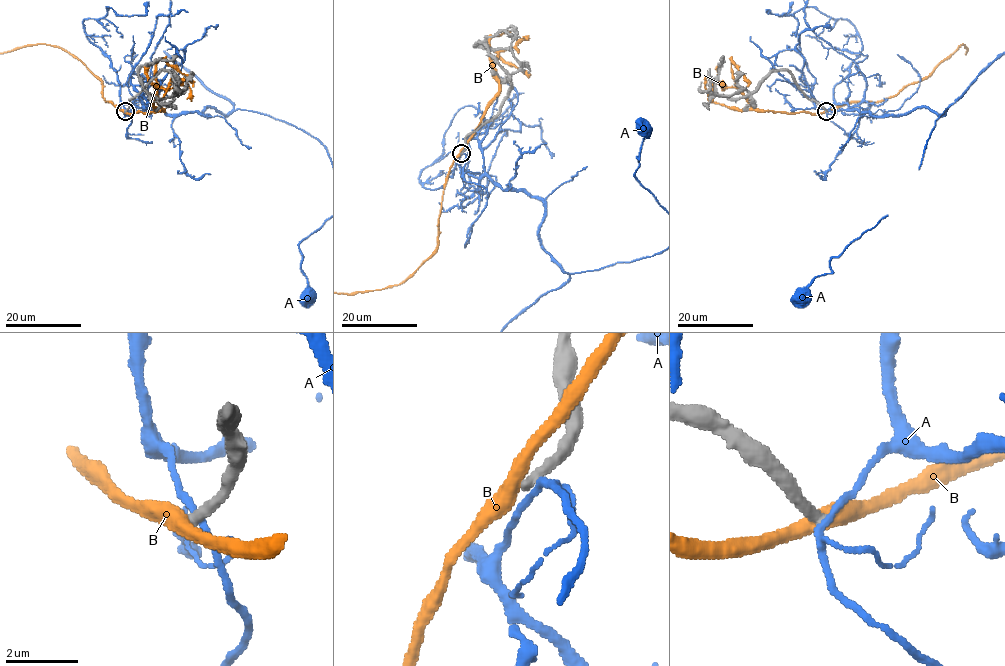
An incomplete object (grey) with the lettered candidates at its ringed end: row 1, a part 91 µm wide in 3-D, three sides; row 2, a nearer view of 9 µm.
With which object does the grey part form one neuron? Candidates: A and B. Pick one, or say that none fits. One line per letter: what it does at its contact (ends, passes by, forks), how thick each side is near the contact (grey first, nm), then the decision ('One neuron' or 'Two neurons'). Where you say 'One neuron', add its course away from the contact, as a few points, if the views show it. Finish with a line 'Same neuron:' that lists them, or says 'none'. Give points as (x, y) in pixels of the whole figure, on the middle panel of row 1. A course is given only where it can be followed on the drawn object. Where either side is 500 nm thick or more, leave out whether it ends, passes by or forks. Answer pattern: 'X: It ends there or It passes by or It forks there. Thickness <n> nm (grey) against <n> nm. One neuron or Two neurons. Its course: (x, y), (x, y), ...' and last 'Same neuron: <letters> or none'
A: It forks there. Thickness 320 nm (grey) against 160 nm. Two neurons
B: It passes by. Thickness 320 nm (grey) against 440 nm. Two neurons
Same neuron: none

